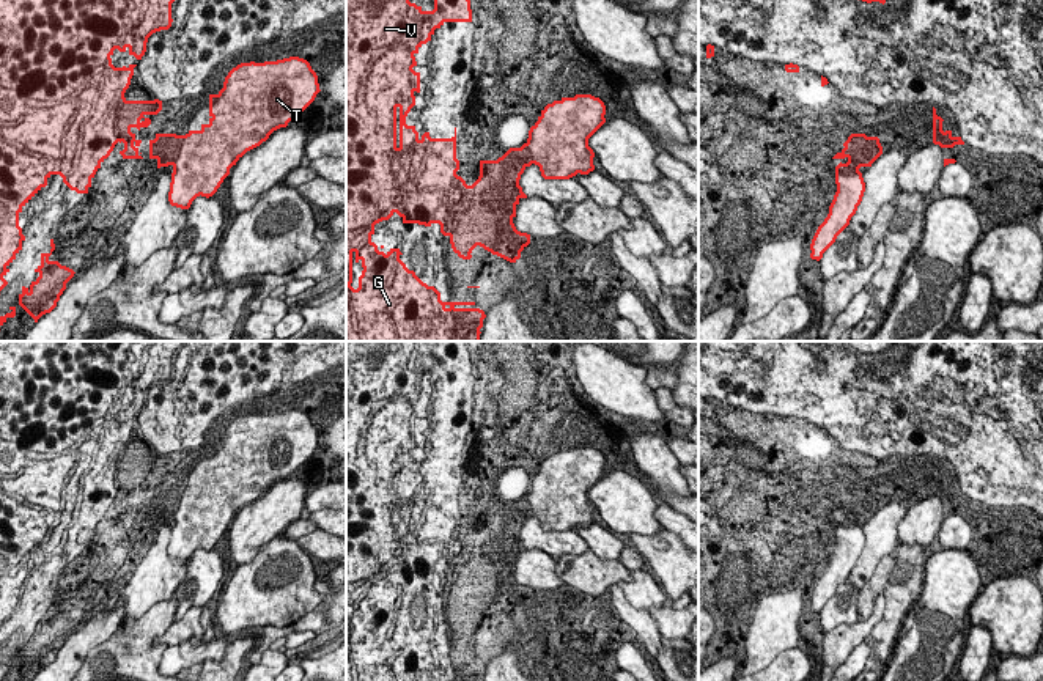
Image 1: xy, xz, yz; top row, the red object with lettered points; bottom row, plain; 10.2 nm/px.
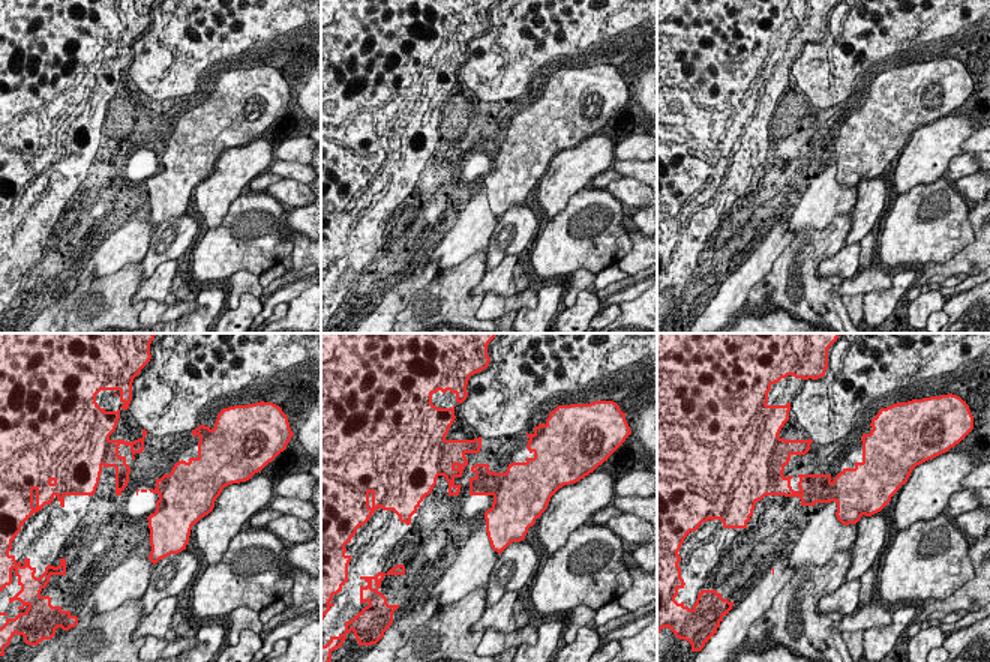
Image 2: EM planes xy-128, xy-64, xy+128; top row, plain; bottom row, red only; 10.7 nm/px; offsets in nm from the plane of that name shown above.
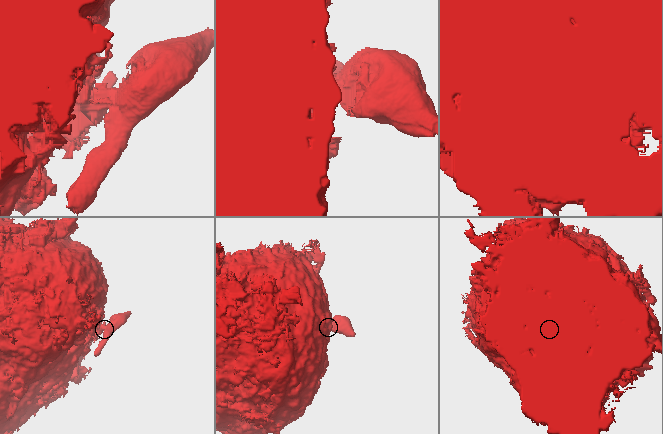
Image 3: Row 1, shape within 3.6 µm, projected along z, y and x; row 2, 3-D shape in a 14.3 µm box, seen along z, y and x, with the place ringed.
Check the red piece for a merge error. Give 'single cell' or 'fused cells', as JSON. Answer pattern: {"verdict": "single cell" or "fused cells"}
{"verdict": "fused cells"}

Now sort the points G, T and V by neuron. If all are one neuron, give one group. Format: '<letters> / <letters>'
G V / T

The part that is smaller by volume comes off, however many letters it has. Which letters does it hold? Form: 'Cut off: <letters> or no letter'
Cut off: T

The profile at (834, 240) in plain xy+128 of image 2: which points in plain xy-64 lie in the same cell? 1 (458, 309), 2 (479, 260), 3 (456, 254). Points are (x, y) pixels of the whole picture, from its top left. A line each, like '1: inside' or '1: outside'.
1: inside
2: inside
3: outside

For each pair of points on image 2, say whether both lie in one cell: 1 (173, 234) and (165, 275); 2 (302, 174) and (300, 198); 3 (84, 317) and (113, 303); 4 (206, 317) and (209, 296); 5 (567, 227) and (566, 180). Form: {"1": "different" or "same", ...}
{"1": "different", "2": "different", "3": "same", "4": "same", "5": "different"}

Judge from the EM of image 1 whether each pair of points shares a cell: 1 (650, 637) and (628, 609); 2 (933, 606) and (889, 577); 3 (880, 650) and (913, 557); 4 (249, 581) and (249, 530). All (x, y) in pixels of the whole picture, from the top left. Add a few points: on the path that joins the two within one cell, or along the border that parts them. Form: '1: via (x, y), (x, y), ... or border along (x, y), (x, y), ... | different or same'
1: via (647, 631), (633, 615) | same
2: border along (922, 590), (899, 628) | different
3: via (889, 626), (897, 611), (900, 588), (906, 581) | same
4: border along (277, 537), (266, 541), (250, 560), (238, 566) | different

